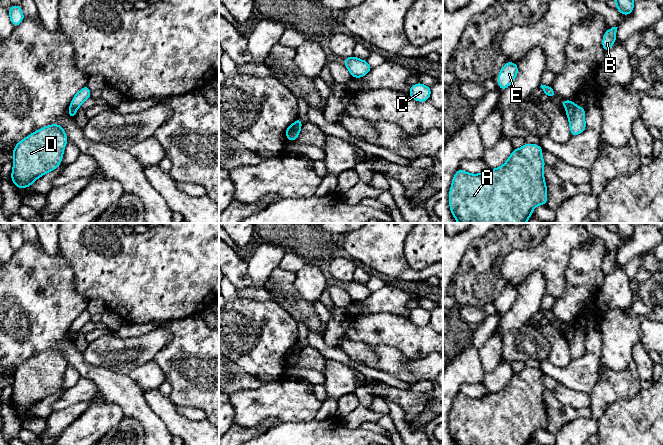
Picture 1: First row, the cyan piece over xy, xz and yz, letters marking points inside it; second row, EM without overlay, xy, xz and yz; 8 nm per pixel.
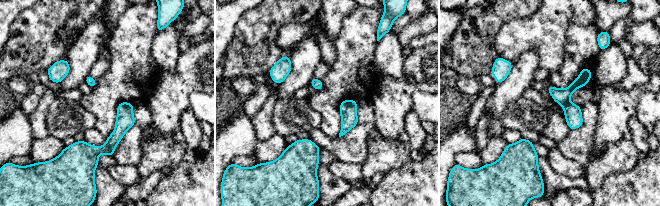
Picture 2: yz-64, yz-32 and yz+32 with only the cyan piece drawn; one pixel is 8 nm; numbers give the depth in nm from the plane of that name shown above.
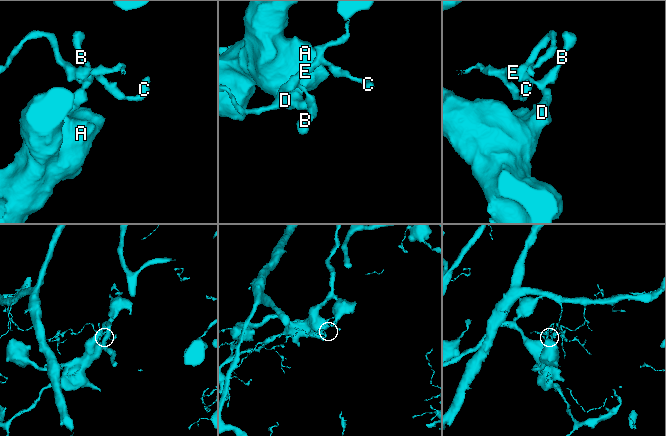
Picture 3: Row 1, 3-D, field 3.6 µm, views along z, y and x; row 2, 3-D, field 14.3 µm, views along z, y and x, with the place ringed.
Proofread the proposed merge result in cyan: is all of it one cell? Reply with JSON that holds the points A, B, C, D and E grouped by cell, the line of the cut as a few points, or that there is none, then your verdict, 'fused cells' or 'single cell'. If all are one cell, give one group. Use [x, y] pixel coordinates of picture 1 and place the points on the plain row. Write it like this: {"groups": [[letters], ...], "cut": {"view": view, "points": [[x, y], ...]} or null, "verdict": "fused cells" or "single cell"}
{"groups": [["A", "D"], ["B", "C", "E"]], "cut": {"view": "xy", "points": [[70, 330], [76, 334]]}, "verdict": "fused cells"}

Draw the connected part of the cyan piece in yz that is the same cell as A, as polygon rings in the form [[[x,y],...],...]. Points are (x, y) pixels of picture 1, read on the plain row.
[[[525,367],[519,373],[513,373],[507,385],[496,393],[487,393],[480,398],[467,397],[459,393],[451,407],[449,429],[456,445],[528,445],[537,429],[547,429],[547,409],[543,393],[540,369]]]

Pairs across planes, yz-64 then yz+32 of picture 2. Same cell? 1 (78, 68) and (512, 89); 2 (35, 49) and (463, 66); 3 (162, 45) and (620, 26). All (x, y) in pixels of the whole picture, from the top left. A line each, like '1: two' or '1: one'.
1: one
2: one
3: two

